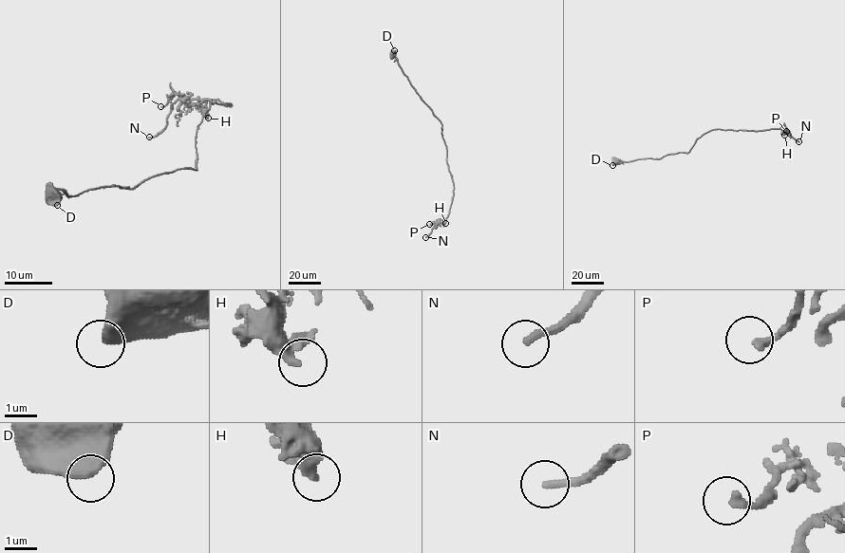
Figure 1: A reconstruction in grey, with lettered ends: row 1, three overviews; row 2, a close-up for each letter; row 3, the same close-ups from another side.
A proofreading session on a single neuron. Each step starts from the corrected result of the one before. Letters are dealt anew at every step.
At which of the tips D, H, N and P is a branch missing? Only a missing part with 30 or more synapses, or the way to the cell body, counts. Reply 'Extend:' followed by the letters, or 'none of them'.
Extend: N

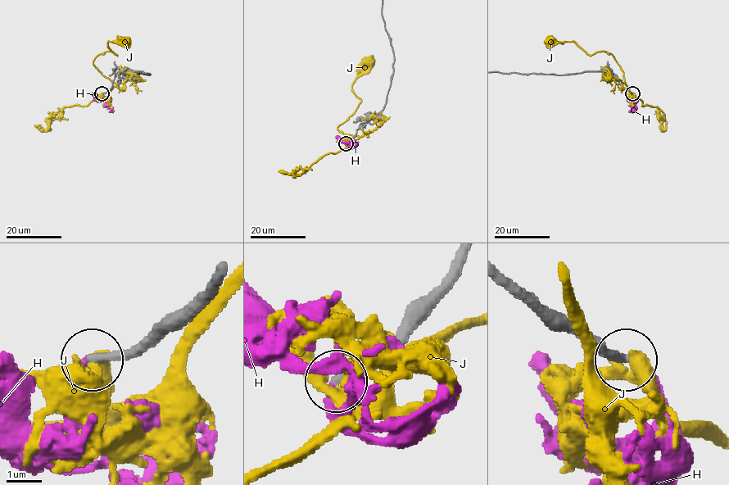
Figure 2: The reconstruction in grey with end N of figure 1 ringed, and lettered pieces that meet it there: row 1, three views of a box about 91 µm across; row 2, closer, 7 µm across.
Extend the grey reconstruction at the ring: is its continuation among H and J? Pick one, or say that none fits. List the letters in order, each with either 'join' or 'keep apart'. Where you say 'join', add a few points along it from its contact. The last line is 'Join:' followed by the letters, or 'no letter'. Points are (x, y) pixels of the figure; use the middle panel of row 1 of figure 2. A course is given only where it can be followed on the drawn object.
H: join
J: keep apart
Join: H

